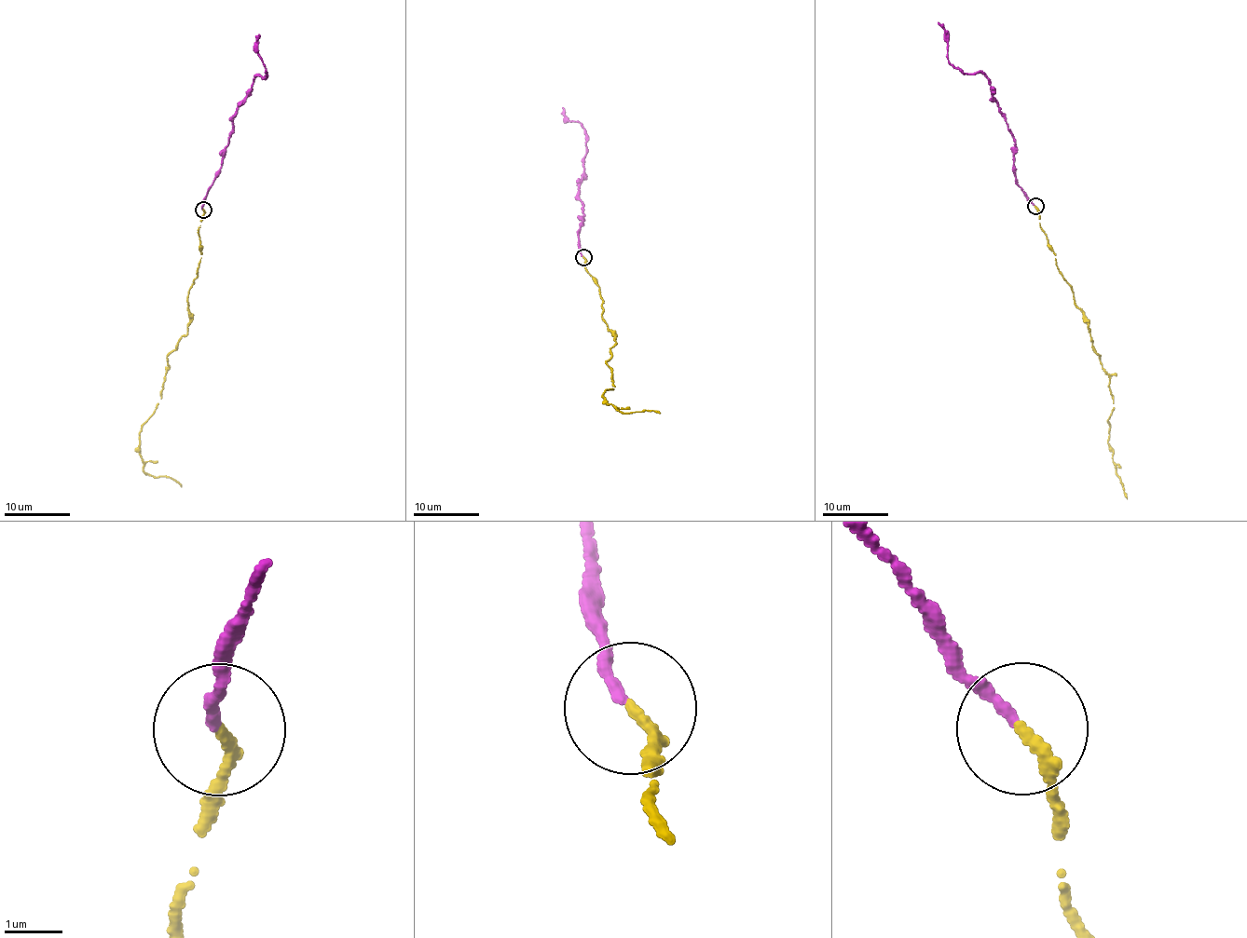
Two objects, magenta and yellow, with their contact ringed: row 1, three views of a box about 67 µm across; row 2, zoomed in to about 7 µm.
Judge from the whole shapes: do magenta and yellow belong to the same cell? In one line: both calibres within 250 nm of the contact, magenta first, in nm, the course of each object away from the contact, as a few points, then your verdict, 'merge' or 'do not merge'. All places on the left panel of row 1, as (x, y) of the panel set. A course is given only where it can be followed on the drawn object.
190 nm thick on the magenta side, 200 nm on the other; magenta runs (203, 210), (204, 197), (221, 167), (237, 106), (256, 75), (264, 79), (267, 73), (257, 49), (259, 33); yellow runs (203, 209), (187, 333), (168, 356), (161, 398), (140, 433), (143, 470), (182, 487); merge

